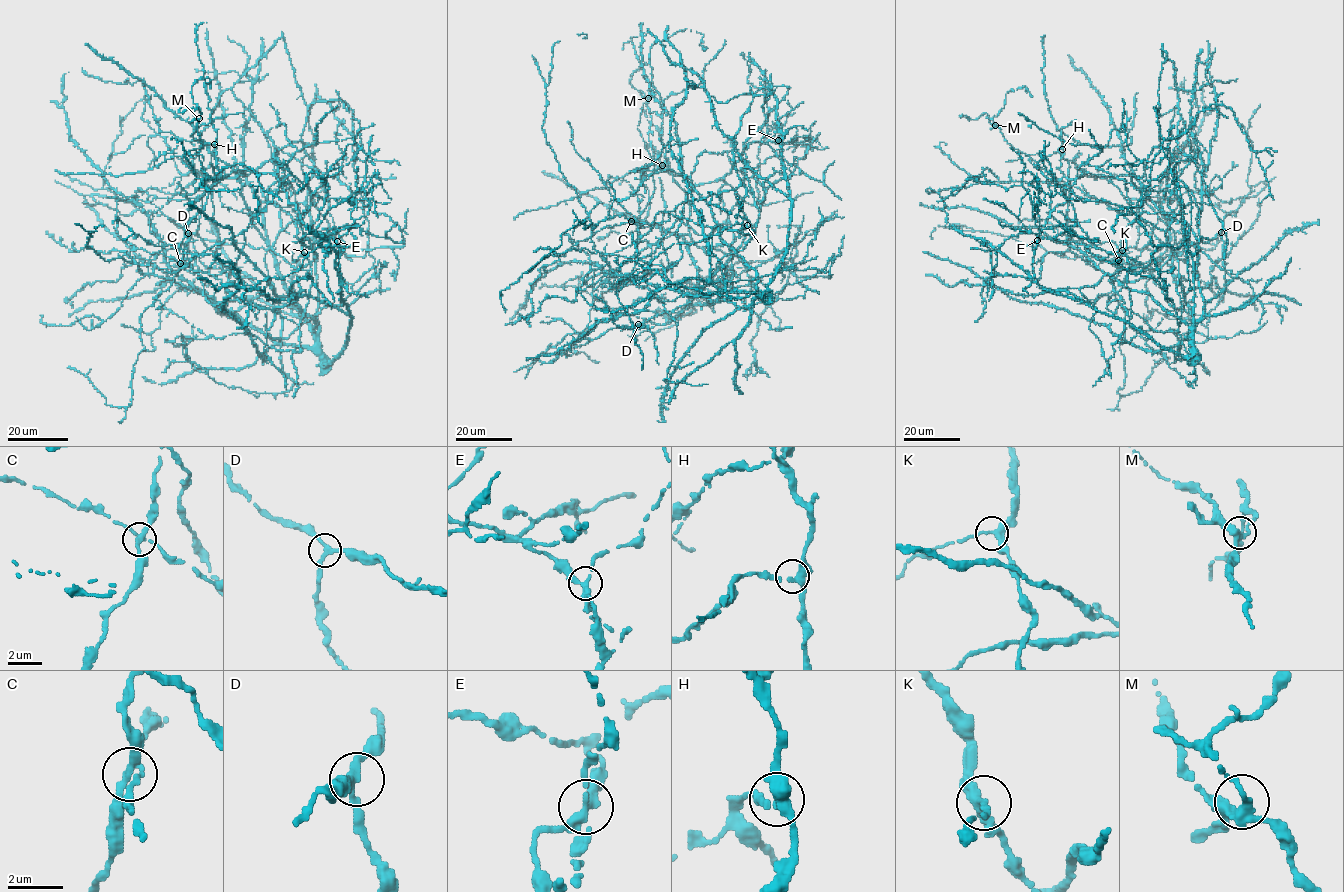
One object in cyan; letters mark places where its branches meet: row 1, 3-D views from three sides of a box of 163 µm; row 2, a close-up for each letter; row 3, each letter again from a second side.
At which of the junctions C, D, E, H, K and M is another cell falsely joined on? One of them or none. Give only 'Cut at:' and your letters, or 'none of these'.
Cut at: E

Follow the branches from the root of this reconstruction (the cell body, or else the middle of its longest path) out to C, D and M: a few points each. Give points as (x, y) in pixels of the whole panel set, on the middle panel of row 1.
C: (766, 299), (736, 256), (699, 247), (683, 234), (639, 242), (638, 225), (631, 221)
D: (766, 299), (758, 296), (752, 285), (728, 287), (724, 282), (725, 270), (721, 268), (687, 304), (638, 324)
M: (766, 299), (738, 258), (687, 235), (639, 242), (638, 218), (654, 190), (648, 98)

